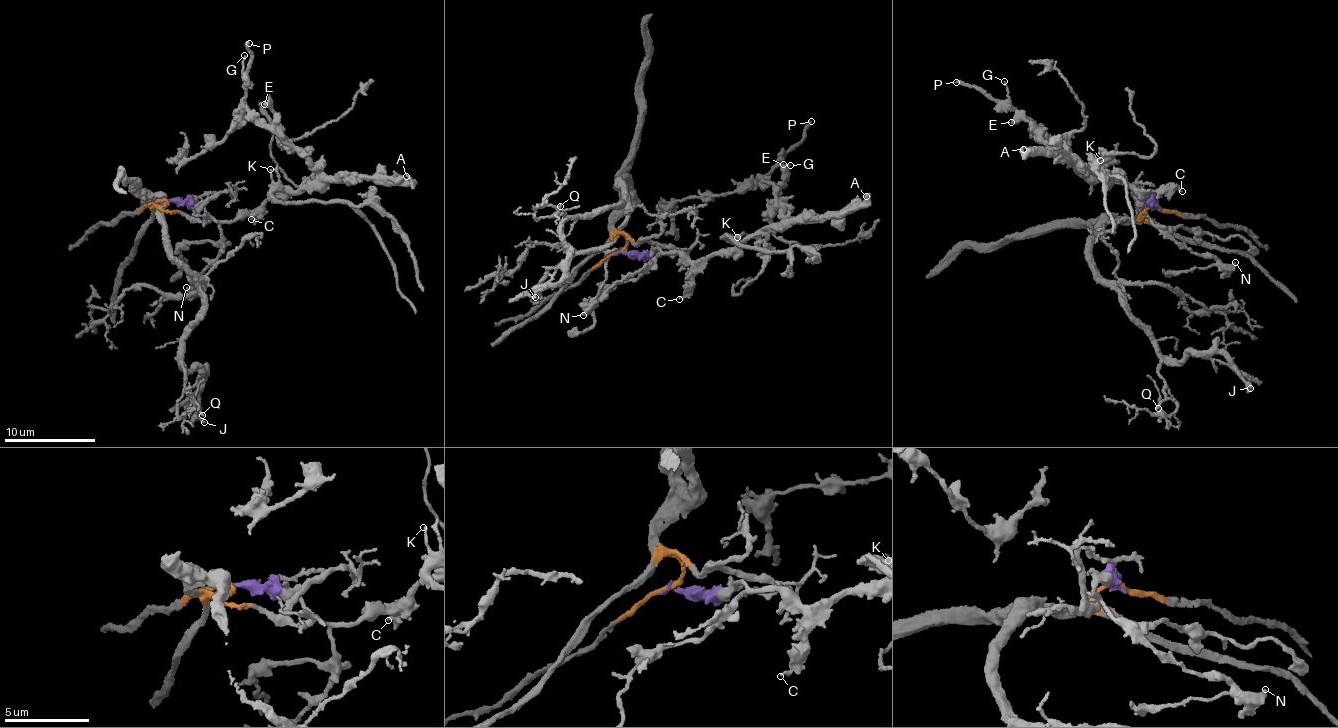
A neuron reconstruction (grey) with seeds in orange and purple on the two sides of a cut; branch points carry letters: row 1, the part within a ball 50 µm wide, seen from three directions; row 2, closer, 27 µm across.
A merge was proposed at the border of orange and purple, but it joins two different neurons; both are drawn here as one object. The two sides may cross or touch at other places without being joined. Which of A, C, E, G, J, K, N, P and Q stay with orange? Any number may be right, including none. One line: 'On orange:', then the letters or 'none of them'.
On orange: J, Q

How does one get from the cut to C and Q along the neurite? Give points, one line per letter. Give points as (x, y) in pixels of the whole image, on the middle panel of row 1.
C: (620, 252), (650, 252), (655, 247), (673, 252), (689, 271), (687, 289), (679, 299)
Q: (620, 252), (625, 238), (614, 222), (630, 185), (620, 177), (615, 206), (570, 218), (554, 214), (560, 205)

